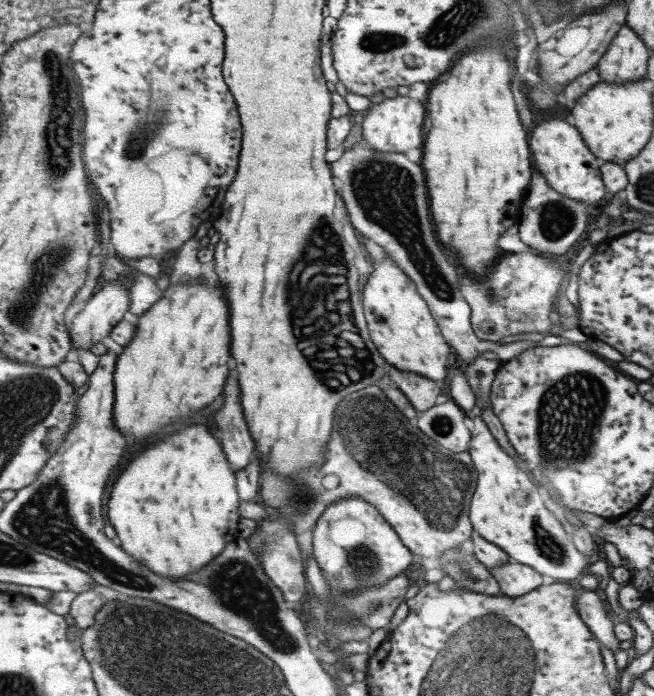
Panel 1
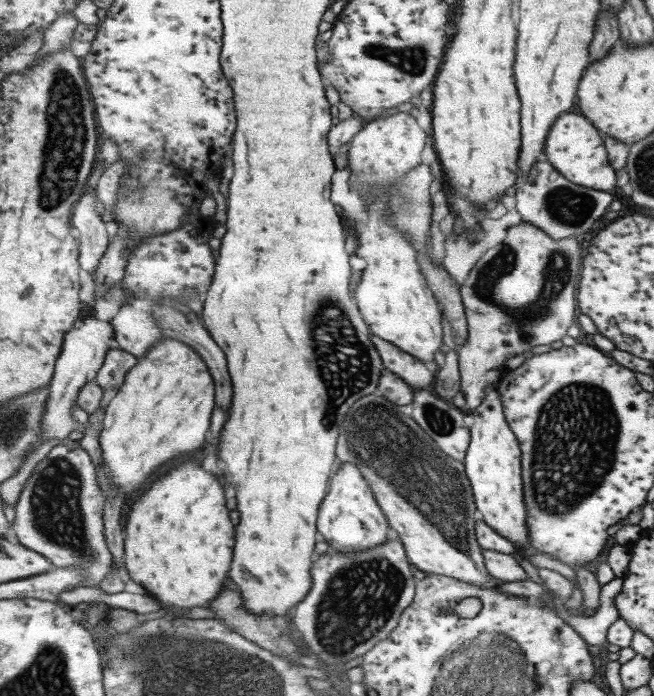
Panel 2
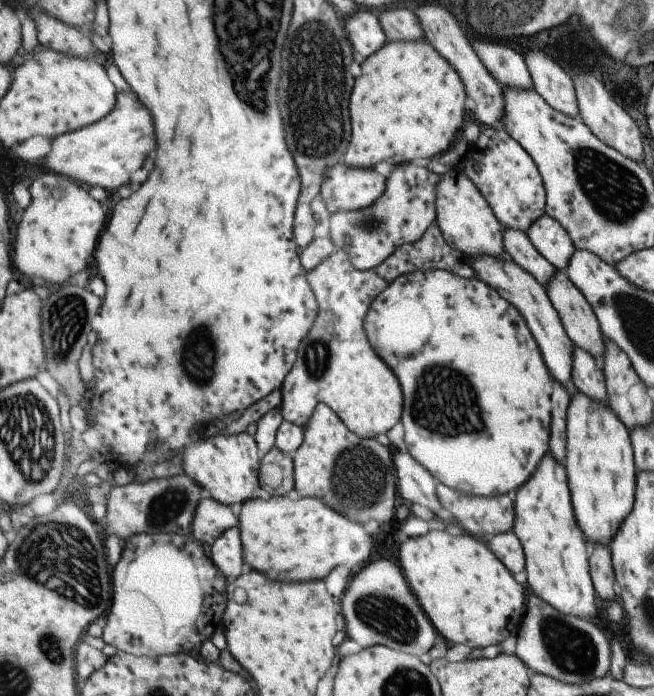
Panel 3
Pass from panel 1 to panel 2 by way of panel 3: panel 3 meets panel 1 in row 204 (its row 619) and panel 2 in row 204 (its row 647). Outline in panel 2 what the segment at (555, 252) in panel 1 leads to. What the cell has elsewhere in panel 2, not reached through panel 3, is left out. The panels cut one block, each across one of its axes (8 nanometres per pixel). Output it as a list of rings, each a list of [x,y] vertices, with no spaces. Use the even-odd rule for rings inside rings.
[[[545,155],[541,156],[536,168],[520,181],[516,189],[516,209],[523,216],[522,222],[540,227],[551,238],[557,240],[581,237],[585,232],[589,232],[595,226],[595,222],[605,215],[611,202],[613,196],[609,192],[567,180]]]

